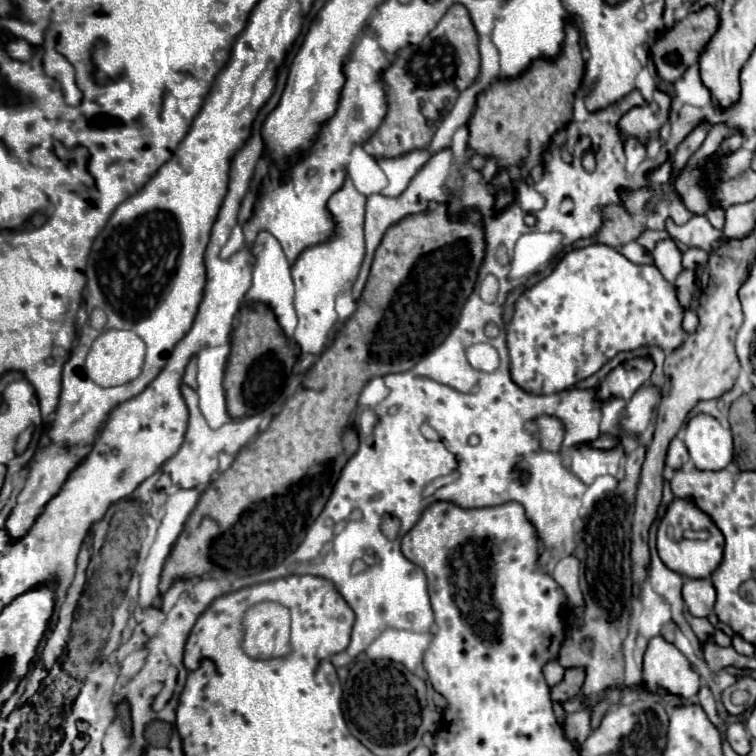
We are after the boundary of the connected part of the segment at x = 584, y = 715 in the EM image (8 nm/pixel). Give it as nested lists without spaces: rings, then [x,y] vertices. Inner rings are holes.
[[[590,708],[578,710],[566,716],[564,732],[572,742],[584,742],[590,734]]]

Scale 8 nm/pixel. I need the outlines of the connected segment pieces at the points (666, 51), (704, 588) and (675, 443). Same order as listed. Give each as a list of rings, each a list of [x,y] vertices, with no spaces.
[[[704,6],[696,12],[690,12],[684,20],[678,20],[672,28],[658,30],[658,38],[648,46],[648,54],[652,56],[652,62],[656,66],[656,74],[666,82],[676,82],[682,76],[682,72],[698,60],[702,48],[706,46],[708,38],[716,32],[716,28],[718,28],[716,10],[712,6]]]
[[[688,578],[682,588],[684,602],[692,616],[708,616],[716,604],[716,590],[710,578]]]
[[[674,438],[670,442],[670,448],[668,448],[668,456],[666,456],[666,466],[670,466],[672,470],[682,470],[686,468],[690,462],[690,456],[688,456],[688,450],[684,446],[682,440]]]

